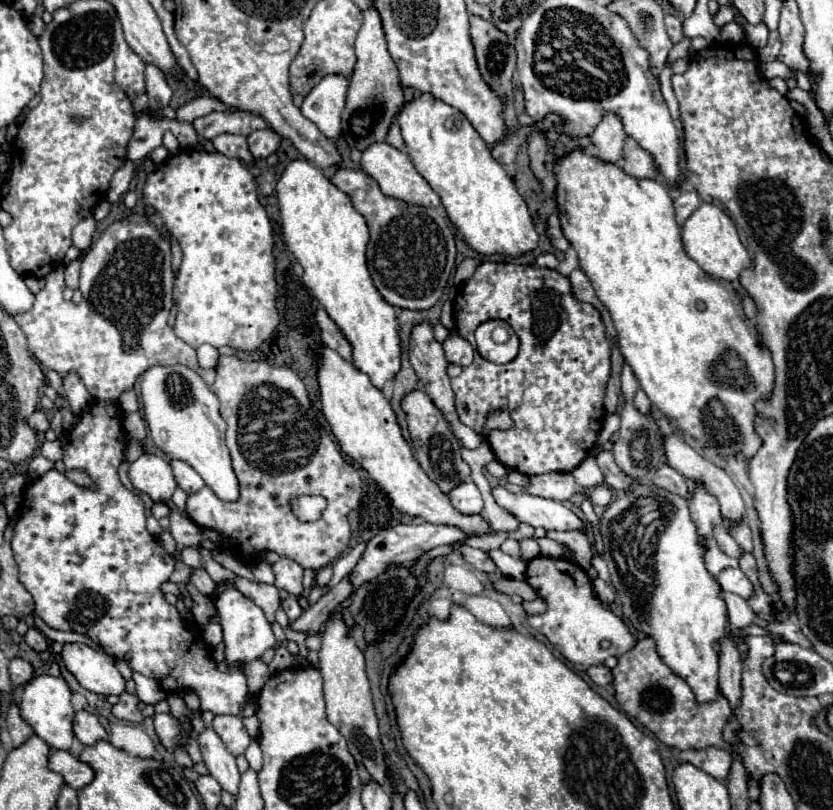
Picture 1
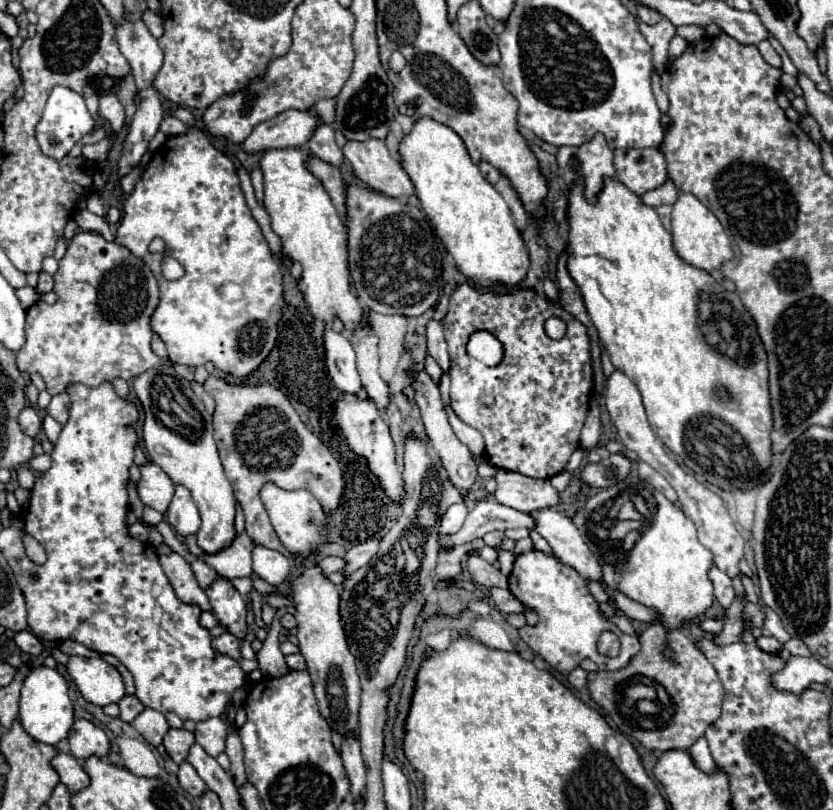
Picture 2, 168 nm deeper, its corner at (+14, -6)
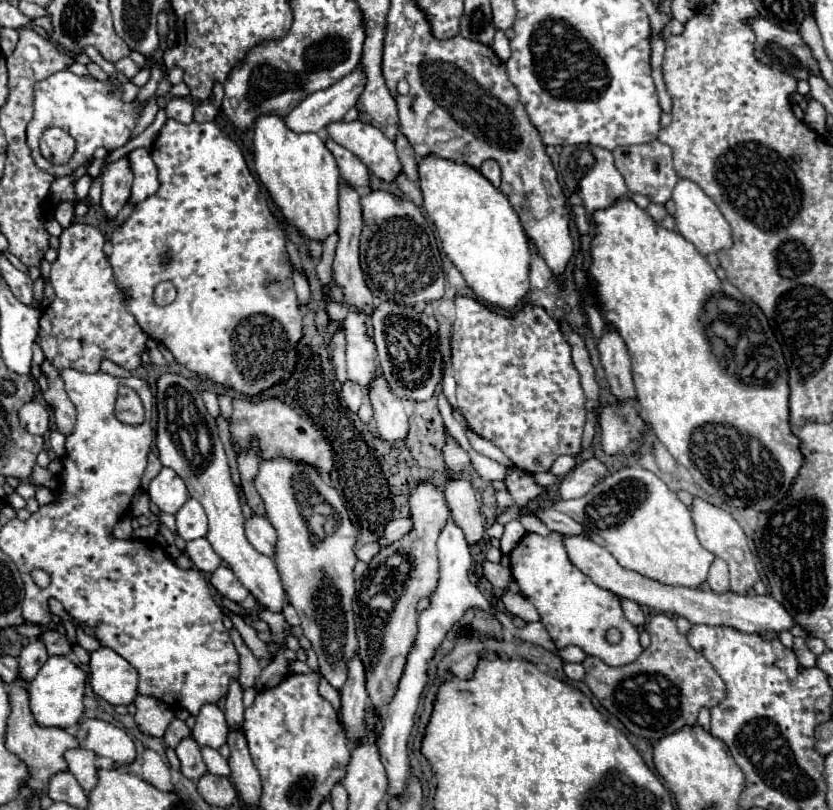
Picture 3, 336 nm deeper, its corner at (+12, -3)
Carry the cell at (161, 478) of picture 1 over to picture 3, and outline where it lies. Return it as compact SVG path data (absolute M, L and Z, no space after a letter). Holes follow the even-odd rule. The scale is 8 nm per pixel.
M163 468L159 476L149 484L147 492L151 496L151 502L155 502L159 510L169 514L177 514L179 506L183 506L183 502L187 502L189 498L183 478L179 478L171 468Z

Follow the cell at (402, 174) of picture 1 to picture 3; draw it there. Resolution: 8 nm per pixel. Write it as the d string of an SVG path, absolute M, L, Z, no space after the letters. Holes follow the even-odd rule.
M353 120L353 122L331 122L325 126L331 140L351 150L371 174L385 182L393 182L401 172L401 162L395 154L395 144L375 126Z

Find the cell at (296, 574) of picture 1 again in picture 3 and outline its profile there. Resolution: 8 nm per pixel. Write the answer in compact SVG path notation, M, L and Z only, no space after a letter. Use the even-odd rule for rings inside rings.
M253 512L245 520L245 536L253 544L253 548L259 550L261 554L265 554L265 556L275 554L277 534L275 534L275 528L271 526L271 522L267 522L265 516L259 516L259 514Z

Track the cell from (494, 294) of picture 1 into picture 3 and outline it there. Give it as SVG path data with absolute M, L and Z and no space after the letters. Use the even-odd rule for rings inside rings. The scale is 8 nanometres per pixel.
M465 296L455 298L457 318L453 322L453 370L457 382L457 402L465 414L469 428L481 438L501 448L517 468L529 474L547 472L557 456L579 456L581 434L587 418L585 394L579 372L571 362L571 346L561 334L559 322L543 308L525 306L513 318L497 314L481 302Z

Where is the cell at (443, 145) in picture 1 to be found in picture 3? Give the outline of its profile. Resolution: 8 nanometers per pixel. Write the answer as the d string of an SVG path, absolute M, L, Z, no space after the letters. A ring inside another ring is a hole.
M427 156L419 162L419 184L425 210L441 238L441 248L485 304L513 310L529 292L529 244L511 202L477 170L465 164Z

